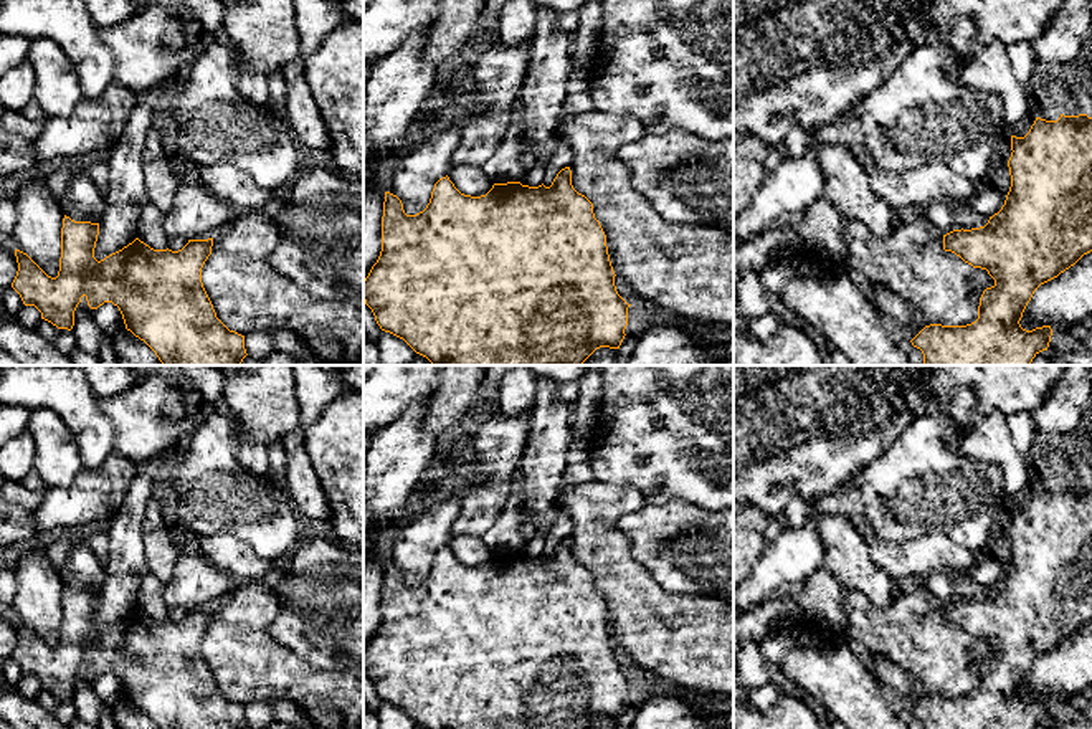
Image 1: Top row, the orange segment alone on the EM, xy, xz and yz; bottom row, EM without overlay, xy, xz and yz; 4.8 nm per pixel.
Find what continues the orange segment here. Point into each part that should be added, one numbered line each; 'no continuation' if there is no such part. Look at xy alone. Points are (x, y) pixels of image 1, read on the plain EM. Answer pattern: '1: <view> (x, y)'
no continuation

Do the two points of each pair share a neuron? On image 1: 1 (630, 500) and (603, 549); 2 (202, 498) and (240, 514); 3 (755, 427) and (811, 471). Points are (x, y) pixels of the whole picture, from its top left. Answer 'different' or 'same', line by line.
1: same
2: same
3: different

